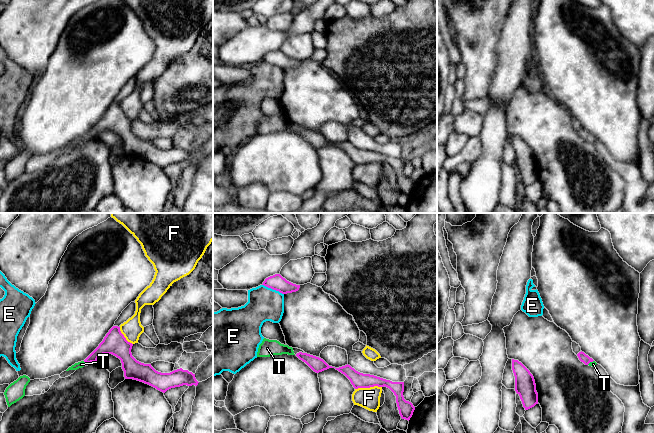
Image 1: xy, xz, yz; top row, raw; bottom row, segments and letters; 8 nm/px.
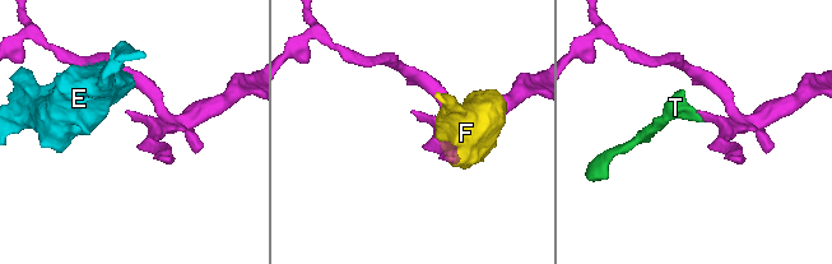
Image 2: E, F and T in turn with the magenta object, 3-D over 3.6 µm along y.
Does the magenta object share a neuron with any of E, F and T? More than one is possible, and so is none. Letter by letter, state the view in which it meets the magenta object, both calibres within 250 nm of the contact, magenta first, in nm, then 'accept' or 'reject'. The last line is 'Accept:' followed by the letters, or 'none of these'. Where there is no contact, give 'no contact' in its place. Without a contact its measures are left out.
E: xz | 130/280 nm | reject
F: xz | 130/180 nm | reject
T: xy | 140/50 nm | accept
Accept: T

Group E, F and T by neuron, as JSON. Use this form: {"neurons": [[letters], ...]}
{"neurons": [["E"], ["F"], ["T"]]}

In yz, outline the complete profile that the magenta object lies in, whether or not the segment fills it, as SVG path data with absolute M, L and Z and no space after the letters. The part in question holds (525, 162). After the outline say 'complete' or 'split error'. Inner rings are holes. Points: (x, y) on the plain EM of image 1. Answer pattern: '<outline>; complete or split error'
M512 135L512 146L515 152L515 167L520 172L525 186L528 186L538 180L534 153L518 136Z; complete

